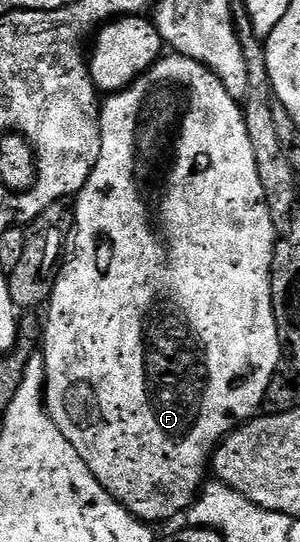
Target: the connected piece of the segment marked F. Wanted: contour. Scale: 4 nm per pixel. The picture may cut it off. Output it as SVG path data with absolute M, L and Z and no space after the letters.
M175 53L165 54L156 60L147 71L140 72L123 91L118 91L107 96L108 99L99 104L98 107L98 134L100 137L100 152L96 158L94 169L86 181L84 188L75 196L76 211L74 207L74 226L66 239L66 254L59 264L58 270L54 275L52 284L52 294L49 295L46 304L48 316L44 319L44 348L42 354L44 357L44 409L48 412L49 418L78 449L78 457L86 461L90 473L104 488L118 500L122 506L127 509L136 519L143 519L149 525L157 525L163 519L172 519L176 514L187 512L196 499L198 492L205 486L207 476L210 471L210 456L217 443L232 430L233 427L247 423L261 410L260 406L265 406L268 386L273 377L281 370L280 359L282 363L282 344L278 325L274 317L272 308L272 258L276 248L276 230L274 221L270 217L270 209L266 205L266 197L262 193L262 181L258 181L258 165L254 161L254 145L250 141L250 133L246 133L246 121L241 104L226 93L226 87L218 81L218 77L207 67L198 61L194 61L185 55Z

